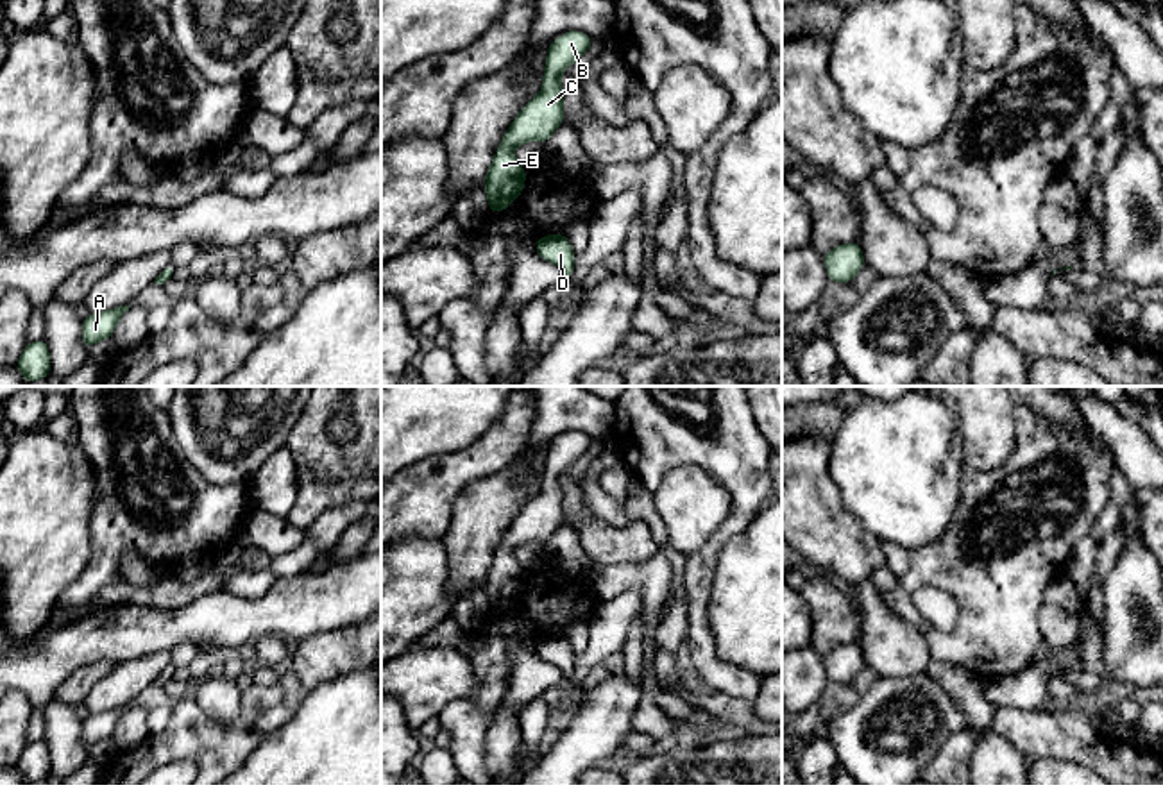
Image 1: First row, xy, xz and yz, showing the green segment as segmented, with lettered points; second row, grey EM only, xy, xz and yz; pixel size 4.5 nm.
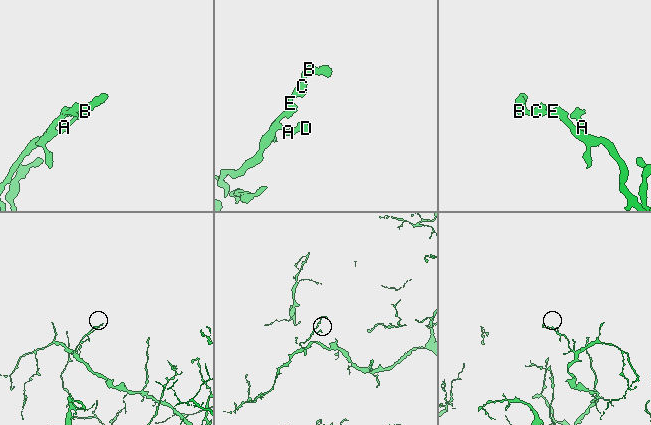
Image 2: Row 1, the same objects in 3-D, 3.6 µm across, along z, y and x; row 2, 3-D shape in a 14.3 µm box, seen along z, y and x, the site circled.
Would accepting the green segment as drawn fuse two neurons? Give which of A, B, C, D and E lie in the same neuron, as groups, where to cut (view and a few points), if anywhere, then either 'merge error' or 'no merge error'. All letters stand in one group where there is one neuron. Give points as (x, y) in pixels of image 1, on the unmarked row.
A B C D E | no cut | no merge error

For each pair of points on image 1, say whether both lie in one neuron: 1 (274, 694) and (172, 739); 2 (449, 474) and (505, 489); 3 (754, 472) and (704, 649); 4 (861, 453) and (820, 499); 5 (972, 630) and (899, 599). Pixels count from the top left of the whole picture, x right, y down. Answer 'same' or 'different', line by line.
1: same
2: different
3: same
4: different
5: same

